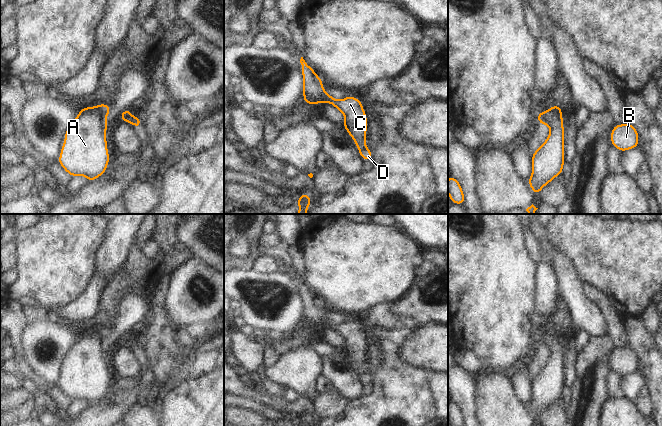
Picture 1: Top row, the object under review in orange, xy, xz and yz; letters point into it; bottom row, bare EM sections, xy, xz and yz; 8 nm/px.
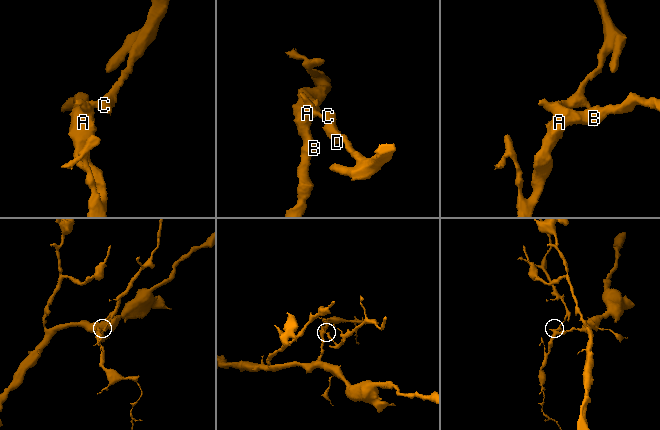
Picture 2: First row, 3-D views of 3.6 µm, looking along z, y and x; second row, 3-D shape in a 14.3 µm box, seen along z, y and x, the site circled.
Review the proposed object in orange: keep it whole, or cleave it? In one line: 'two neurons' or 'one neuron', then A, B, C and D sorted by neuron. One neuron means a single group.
two neurons; A B / C D

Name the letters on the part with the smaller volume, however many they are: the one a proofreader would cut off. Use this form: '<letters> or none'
C, D.

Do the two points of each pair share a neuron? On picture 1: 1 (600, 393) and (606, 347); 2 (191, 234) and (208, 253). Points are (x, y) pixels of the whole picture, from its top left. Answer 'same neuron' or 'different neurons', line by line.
1: same neuron
2: same neuron

